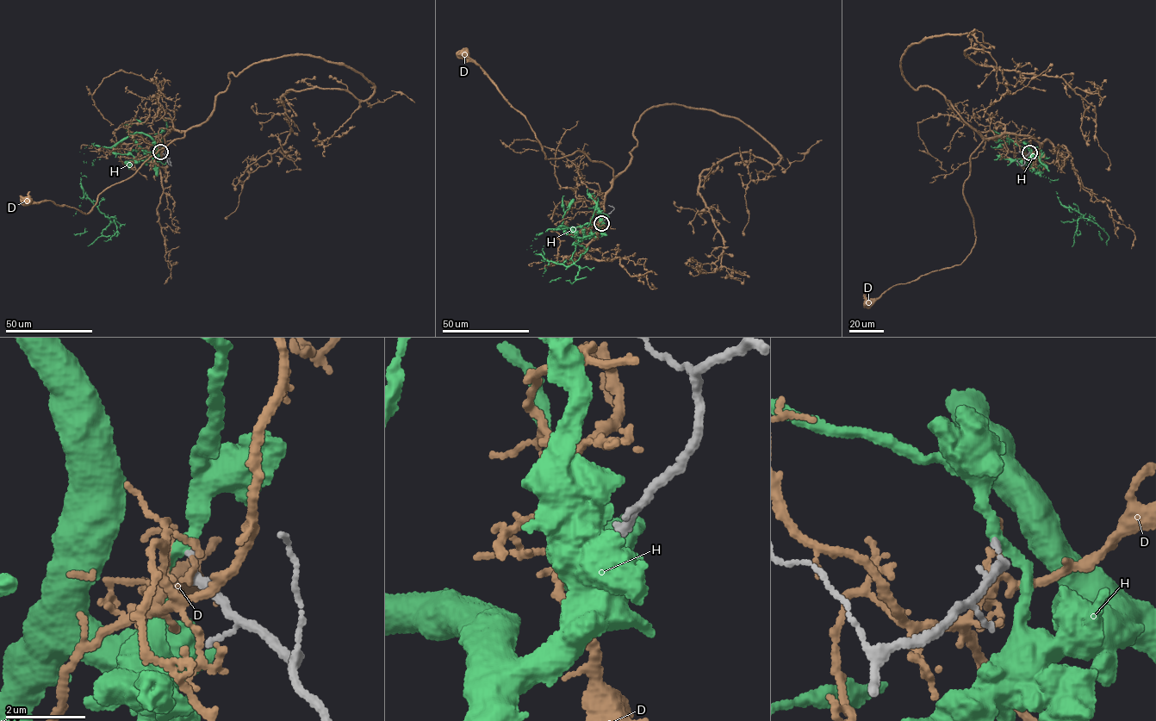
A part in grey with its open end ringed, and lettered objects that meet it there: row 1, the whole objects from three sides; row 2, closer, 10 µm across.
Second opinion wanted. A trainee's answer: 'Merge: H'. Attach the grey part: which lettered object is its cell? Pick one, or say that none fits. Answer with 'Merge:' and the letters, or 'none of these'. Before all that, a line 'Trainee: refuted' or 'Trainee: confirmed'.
Trainee: refuted
Merge: none of these

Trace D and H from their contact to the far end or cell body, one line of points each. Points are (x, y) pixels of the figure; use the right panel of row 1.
D: (1029, 152), (1016, 134), (984, 140), (970, 155), (962, 193), (973, 220), (971, 252), (869, 301)
H: (1028, 152), (1025, 142), (1026, 167), (1040, 170), (1060, 203), (1096, 223), (1107, 245), (1098, 231)

